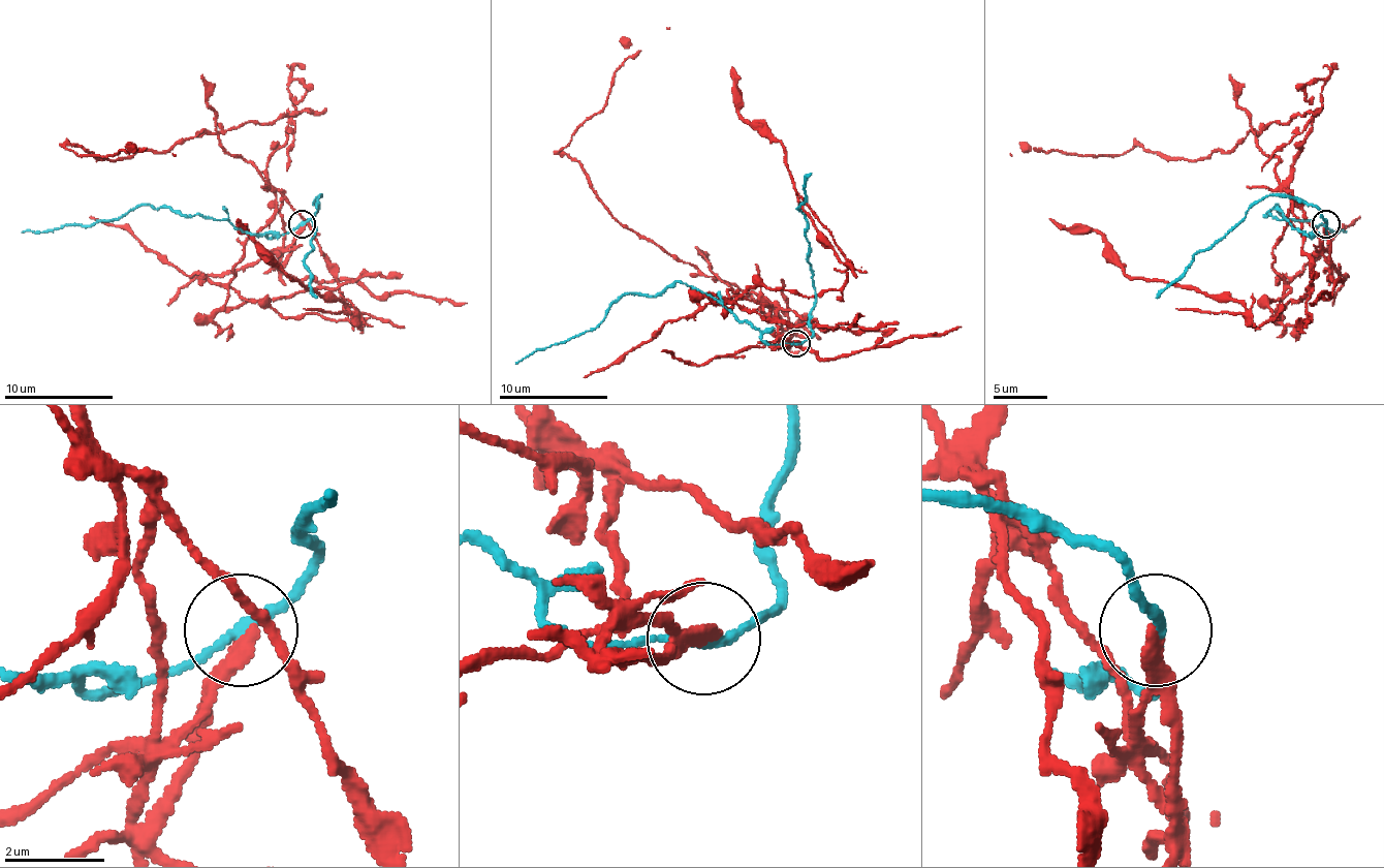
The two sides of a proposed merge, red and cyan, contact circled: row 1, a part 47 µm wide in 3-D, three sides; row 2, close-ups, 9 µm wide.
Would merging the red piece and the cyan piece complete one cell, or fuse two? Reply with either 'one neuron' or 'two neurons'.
two neurons

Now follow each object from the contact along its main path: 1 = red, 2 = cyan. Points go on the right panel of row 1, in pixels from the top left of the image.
1: (1326, 224), (1321, 246), (1288, 214), (1271, 252), (1291, 289), (1255, 328), (1048, 219)
2: (1326, 224), (1323, 238), (1263, 214), (1278, 208), (1288, 219), (1308, 219), (1345, 233)

